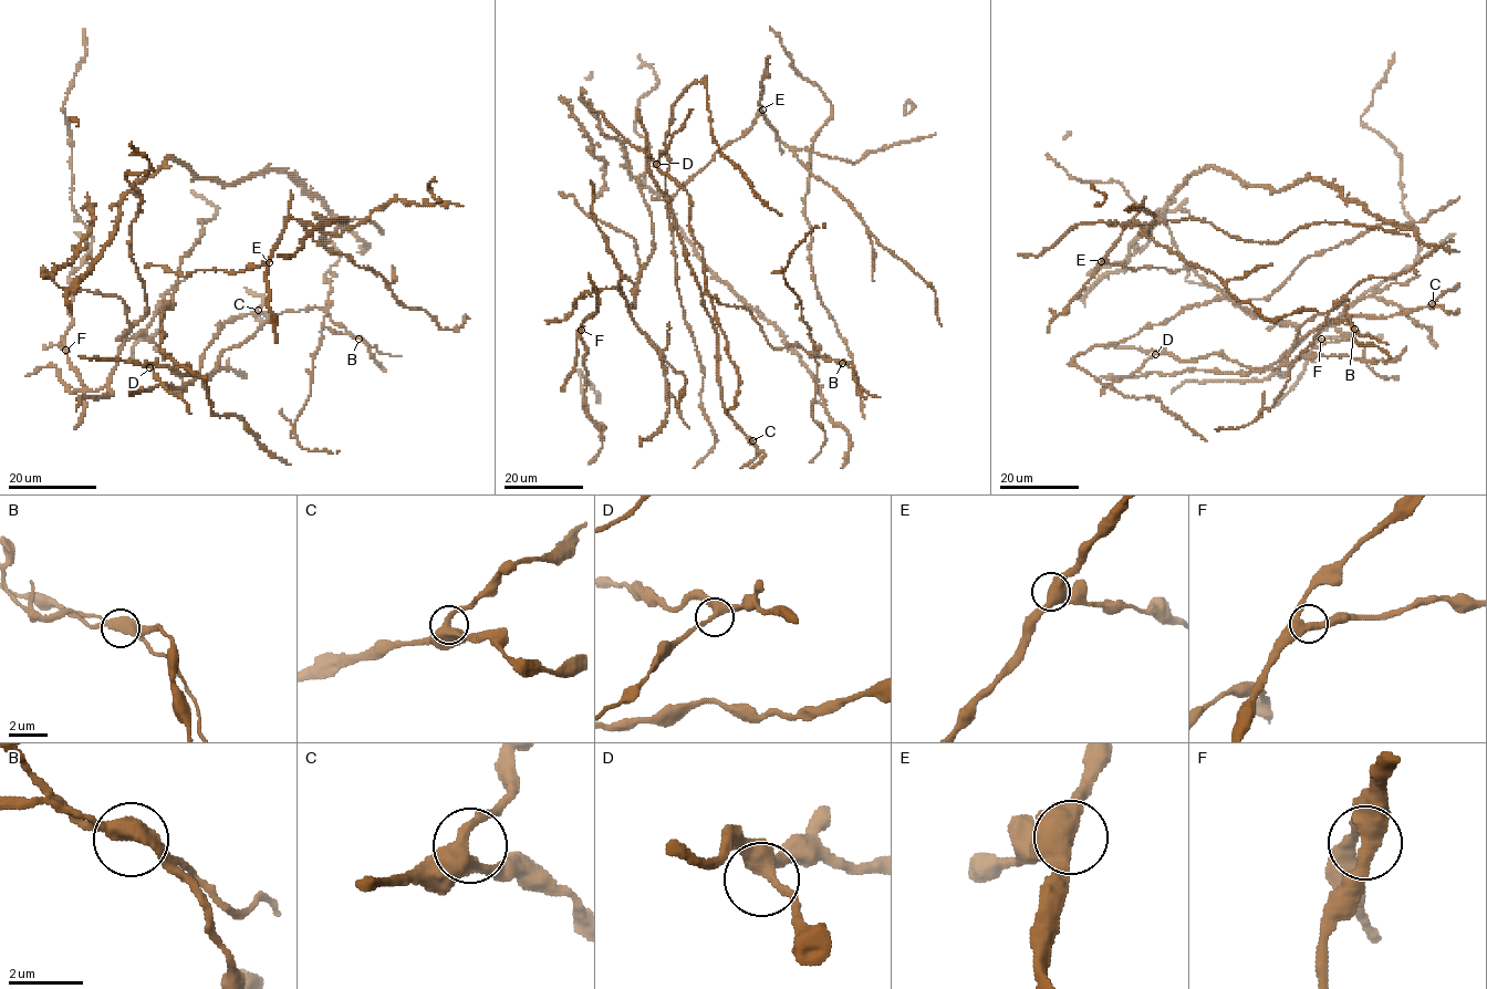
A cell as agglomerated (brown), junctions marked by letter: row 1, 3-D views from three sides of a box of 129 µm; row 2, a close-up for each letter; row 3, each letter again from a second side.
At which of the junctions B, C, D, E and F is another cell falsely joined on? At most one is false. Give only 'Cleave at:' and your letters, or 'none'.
Cleave at: B

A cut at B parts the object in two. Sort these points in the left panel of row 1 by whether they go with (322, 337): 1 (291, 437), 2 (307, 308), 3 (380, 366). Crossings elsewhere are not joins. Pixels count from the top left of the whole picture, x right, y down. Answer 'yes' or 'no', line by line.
1: yes
2: no
3: no

